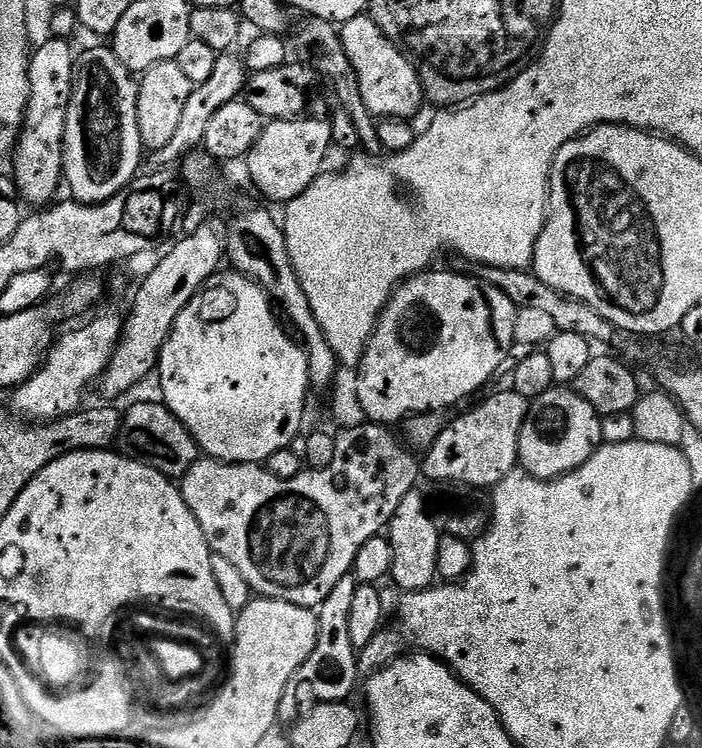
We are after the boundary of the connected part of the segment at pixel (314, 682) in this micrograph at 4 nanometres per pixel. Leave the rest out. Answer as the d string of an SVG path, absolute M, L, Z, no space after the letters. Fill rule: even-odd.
M349 574L330 590L330 594L318 609L318 642L314 646L314 654L298 666L294 678L286 686L280 703L281 721L295 722L300 719L302 710L312 708L316 704L338 704L349 699L348 695L356 688L356 676L361 675L358 663L358 650L354 642L350 642L350 605L357 586L355 576Z

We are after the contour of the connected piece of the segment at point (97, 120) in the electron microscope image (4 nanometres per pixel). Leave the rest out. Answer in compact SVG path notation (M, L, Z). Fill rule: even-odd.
M111 47L92 48L75 57L76 71L72 74L72 97L64 131L64 175L66 188L72 191L71 199L82 204L101 204L118 194L136 179L140 168L142 145L138 134L137 77L114 55Z

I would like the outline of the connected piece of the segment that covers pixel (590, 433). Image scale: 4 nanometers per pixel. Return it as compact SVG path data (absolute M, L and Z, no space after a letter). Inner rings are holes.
M553 386L528 405L528 413L518 438L518 464L539 480L556 480L573 472L595 454L603 441L601 416L575 390Z

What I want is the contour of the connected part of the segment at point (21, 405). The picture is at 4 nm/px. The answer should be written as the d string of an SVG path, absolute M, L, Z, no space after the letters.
M116 312L93 315L89 324L68 332L53 343L45 361L36 373L11 393L11 411L28 422L51 422L58 416L68 416L85 403L84 395L92 383L104 375L106 366L120 341L125 317Z

